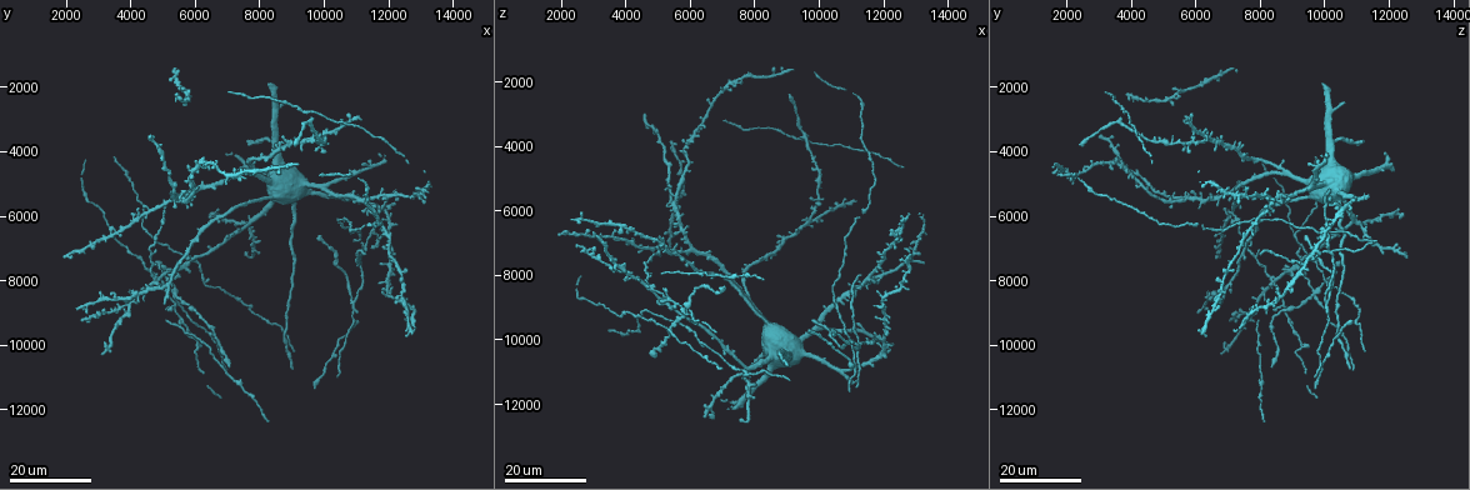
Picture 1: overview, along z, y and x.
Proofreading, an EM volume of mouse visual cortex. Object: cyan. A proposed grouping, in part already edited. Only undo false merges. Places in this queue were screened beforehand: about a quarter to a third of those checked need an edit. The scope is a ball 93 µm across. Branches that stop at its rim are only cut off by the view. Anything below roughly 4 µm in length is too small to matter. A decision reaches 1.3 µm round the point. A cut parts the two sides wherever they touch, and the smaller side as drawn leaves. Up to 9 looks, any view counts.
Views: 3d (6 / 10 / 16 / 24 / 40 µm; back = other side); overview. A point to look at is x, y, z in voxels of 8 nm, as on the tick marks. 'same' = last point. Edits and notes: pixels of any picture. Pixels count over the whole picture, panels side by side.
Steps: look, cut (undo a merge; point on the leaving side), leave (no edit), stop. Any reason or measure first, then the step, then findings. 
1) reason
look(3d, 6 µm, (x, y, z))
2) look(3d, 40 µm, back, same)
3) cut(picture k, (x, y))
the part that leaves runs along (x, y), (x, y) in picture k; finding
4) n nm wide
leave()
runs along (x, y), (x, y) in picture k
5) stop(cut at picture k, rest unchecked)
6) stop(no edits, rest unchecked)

arms part here
look(3d, 24 µm, (5100, 8200, 7000))

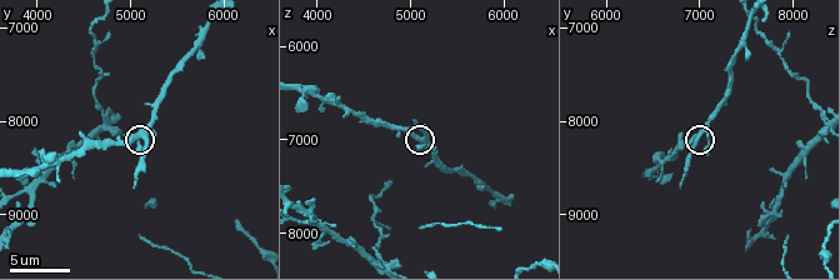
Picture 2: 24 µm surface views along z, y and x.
look(3d, 6 µm, (5100, 8200, 7000))

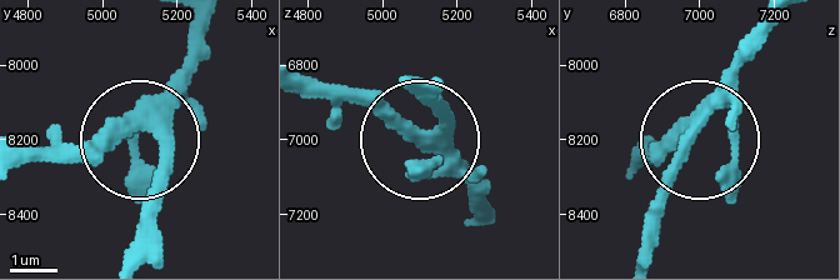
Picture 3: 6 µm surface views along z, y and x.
leave()
runs along (209, 20), (178, 91), (141, 131), (158, 151), (158, 255) in picture 3; all the same neuron

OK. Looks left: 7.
small branch off a trunk
look(3d, 10 µm, (3950, 8750, 7900))

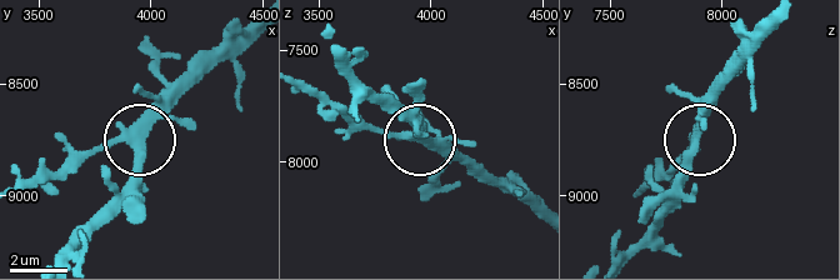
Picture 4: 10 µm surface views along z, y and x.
look(3d, 6 µm, (3920, 8750, 7880))

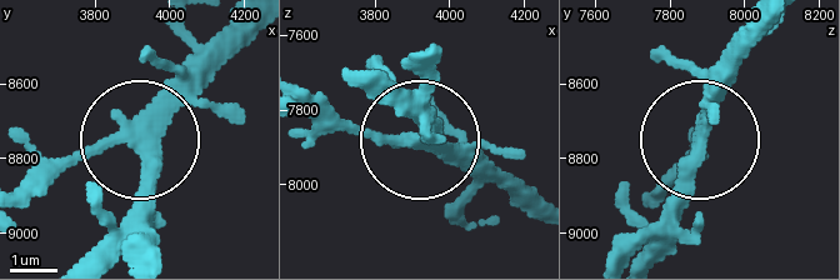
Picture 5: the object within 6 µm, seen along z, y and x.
3 arms
leave()
runs along (251, 30), (144, 134), (40, 161) in picture 5; continuous, no second neuron

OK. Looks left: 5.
two arms in line, one across
look(3d, 16 µm, (5600, 9100, 8800))

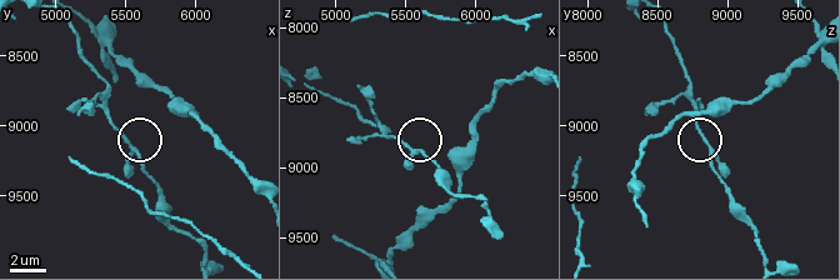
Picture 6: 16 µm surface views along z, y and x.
look(3d, 10 µm, (5560, 9200, 8880))

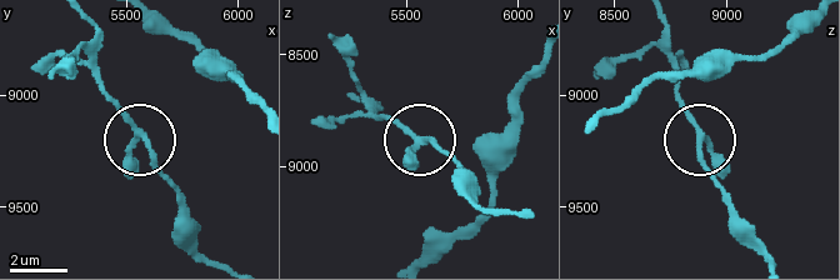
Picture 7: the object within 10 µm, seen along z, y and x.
150 nm wide
leave()
runs along (356, 98), (461, 164) in picture 7; one neuron here

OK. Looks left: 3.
sudden change in width
look(3d, 16 µm, (7700, 8700, 10900))

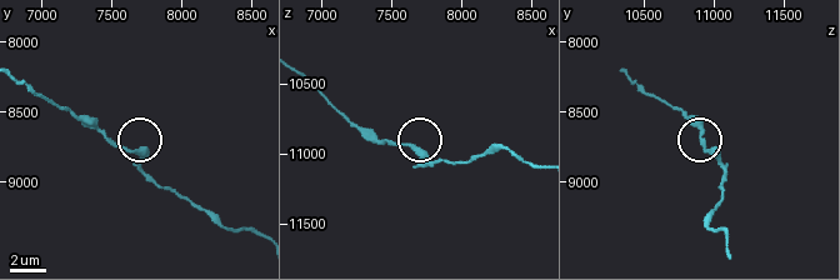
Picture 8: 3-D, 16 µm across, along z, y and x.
zoom in
look(3d, 6 µm, (7660, 8780, 10960))

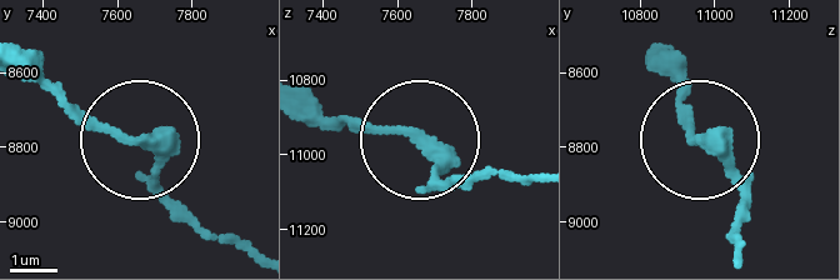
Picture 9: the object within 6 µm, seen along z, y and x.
leave()
runs along (649, 59), (749, 218) in picture 9; all the same neuron

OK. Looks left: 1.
stop(no edits, rest unchecked)

